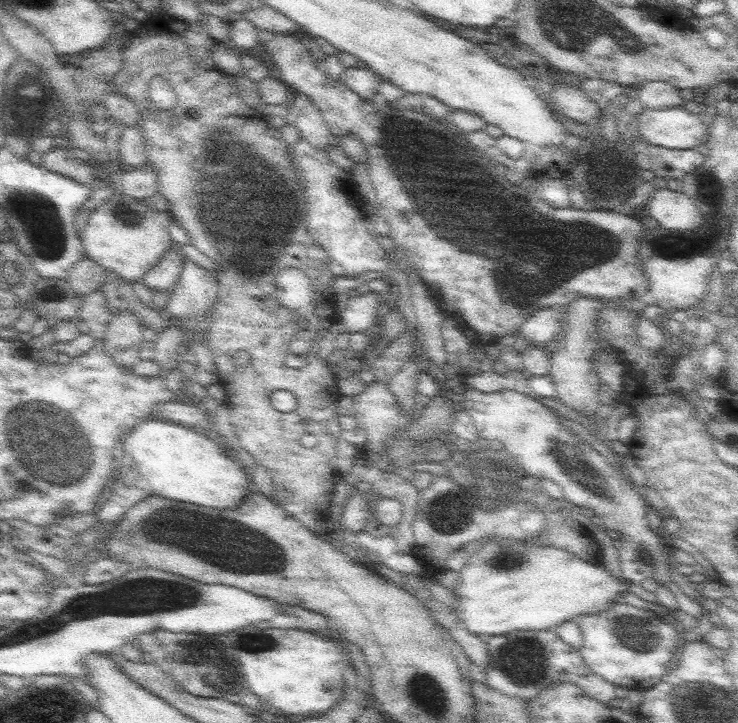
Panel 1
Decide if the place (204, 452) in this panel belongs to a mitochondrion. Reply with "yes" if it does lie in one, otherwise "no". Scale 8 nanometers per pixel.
no

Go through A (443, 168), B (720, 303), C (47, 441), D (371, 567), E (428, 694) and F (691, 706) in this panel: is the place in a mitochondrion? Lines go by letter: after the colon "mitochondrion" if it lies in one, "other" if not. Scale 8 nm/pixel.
A: mitochondrion
B: other
C: mitochondrion
D: other
E: mitochondrion
F: mitochondrion

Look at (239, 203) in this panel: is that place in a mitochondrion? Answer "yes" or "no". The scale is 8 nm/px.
yes

